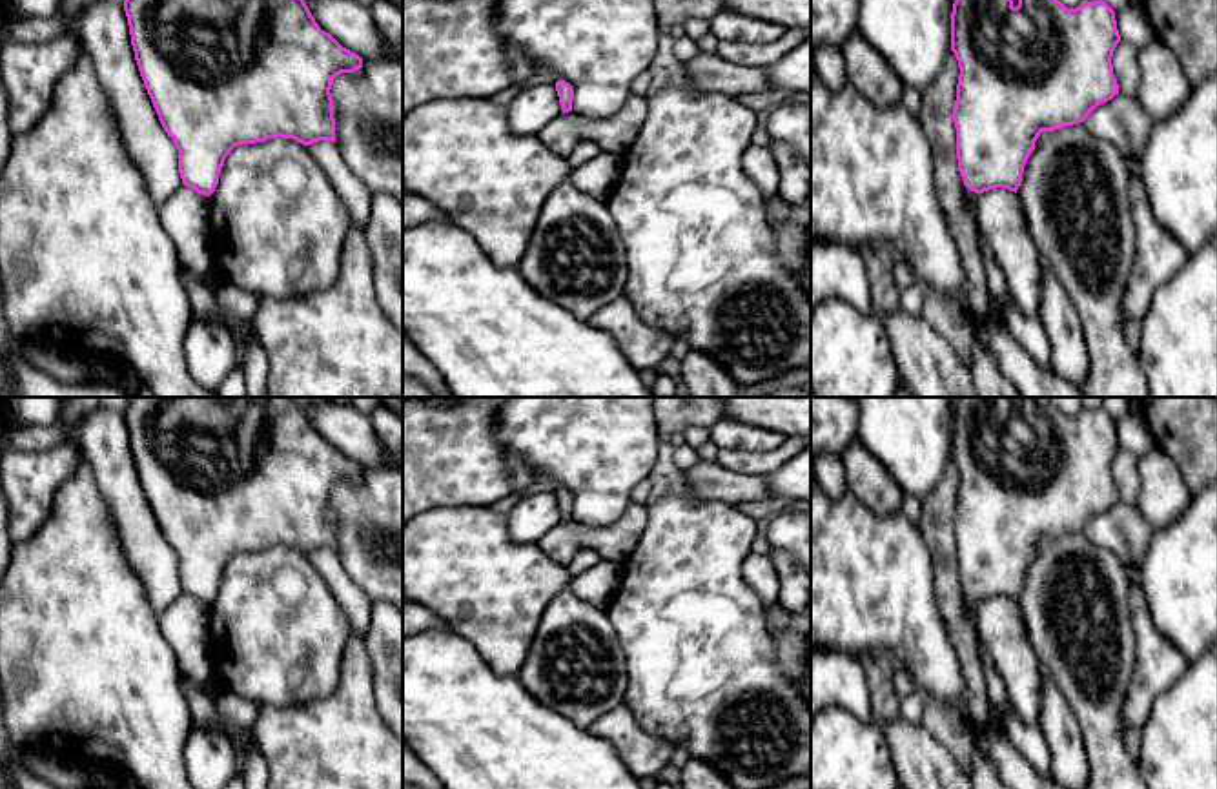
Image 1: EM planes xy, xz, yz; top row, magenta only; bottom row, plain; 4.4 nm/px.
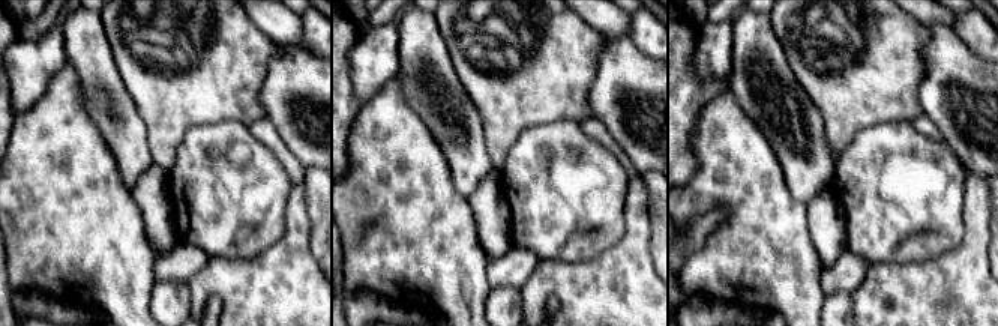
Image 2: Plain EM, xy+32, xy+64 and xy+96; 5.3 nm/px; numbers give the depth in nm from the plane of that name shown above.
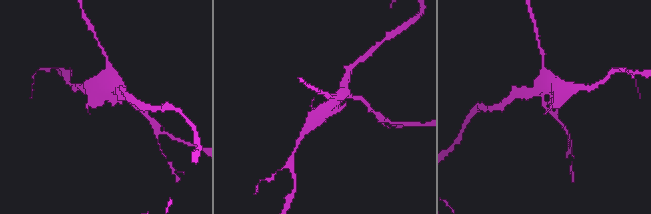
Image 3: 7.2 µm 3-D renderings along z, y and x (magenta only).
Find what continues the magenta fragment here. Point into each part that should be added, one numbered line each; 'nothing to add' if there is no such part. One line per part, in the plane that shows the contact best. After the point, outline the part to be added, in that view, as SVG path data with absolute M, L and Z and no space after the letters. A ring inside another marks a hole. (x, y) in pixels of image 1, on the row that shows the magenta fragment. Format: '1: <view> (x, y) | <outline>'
nothing to add

